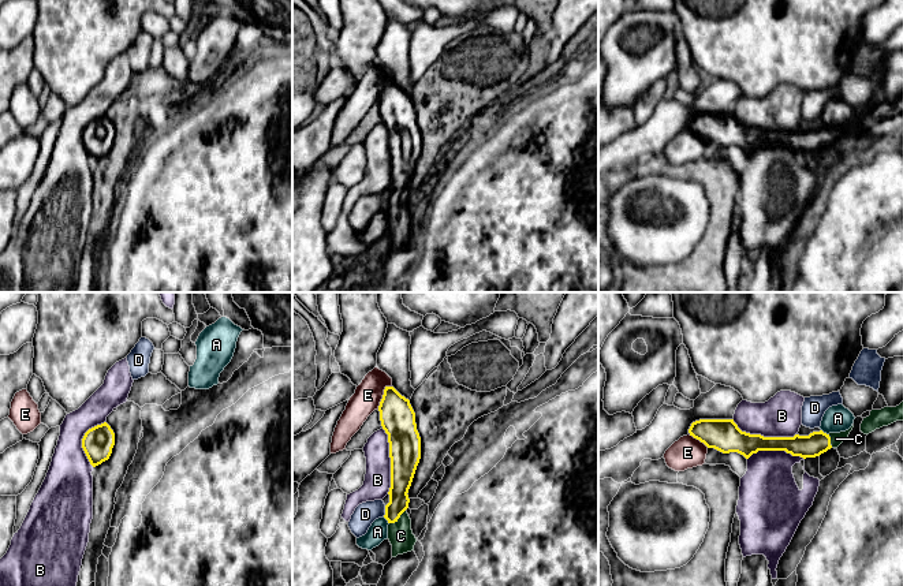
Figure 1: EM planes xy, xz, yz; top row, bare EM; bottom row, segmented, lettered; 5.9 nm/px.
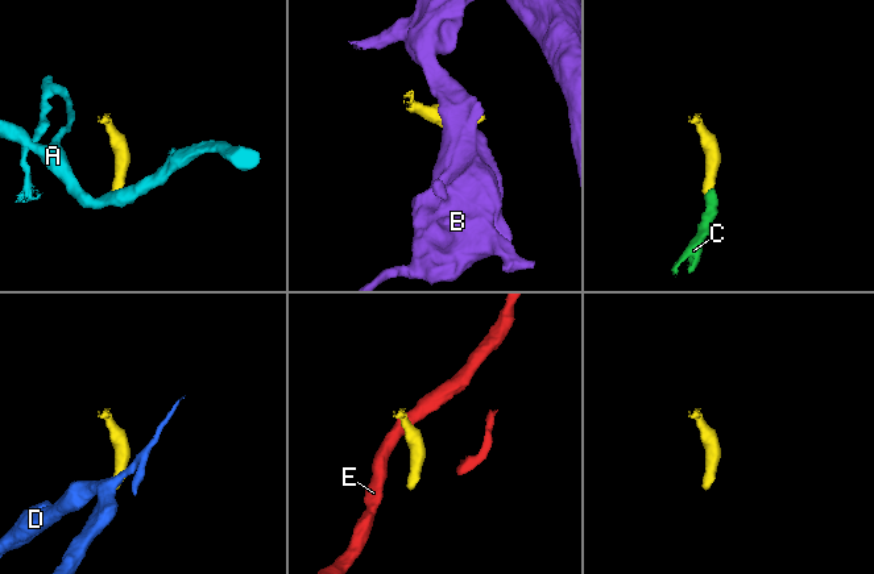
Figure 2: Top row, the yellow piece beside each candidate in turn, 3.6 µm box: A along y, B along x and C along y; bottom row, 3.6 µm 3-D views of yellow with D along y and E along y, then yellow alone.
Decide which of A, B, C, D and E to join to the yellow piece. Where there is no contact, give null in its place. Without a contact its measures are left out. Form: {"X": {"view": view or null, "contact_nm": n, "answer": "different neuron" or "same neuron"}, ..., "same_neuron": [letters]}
{"A": {"view": "yz", "contact_nm": 60, "answer": "different neuron"}, "B": {"view": "yz", "contact_nm": 400, "answer": "different neuron"}, "C": {"view": "xz", "contact_nm": 130, "answer": "same neuron"}, "D": {"view": "xz", "contact_nm": 70, "answer": "different neuron"}, "E": {"view": "xz", "contact_nm": 170, "answer": "different neuron"}, "same_neuron": ["C"]}

